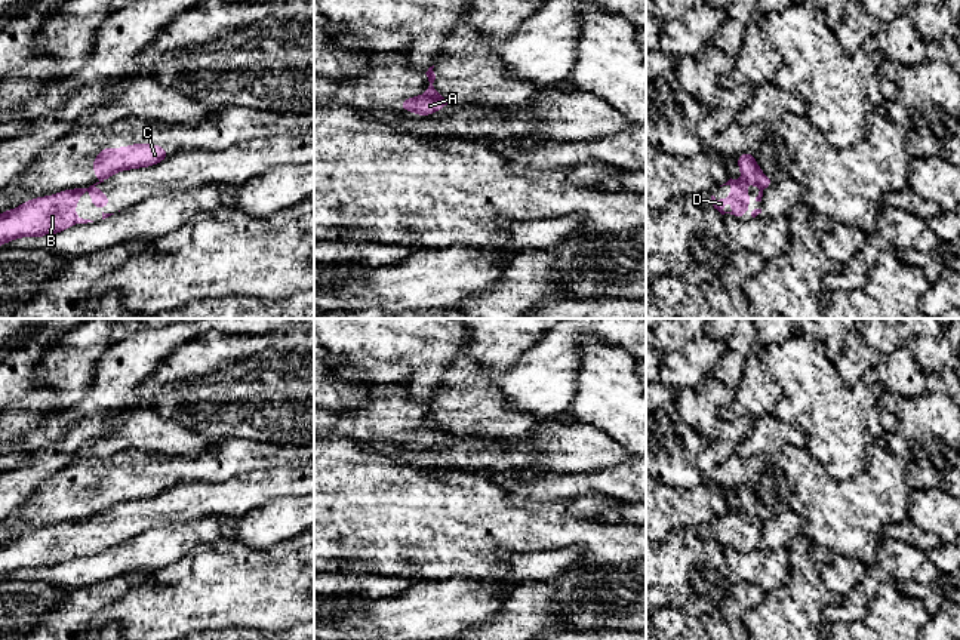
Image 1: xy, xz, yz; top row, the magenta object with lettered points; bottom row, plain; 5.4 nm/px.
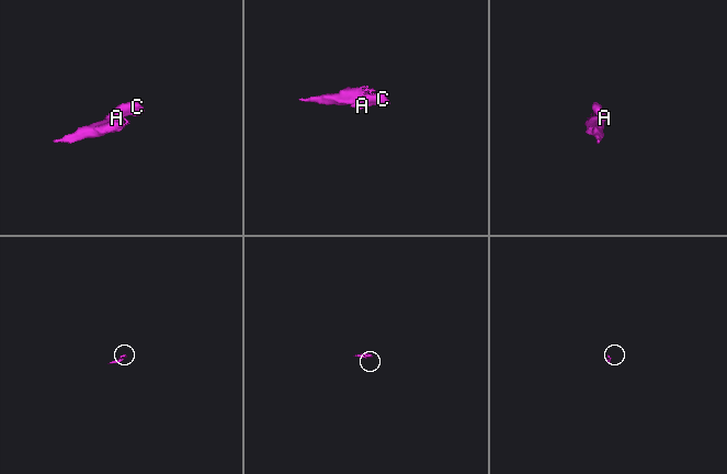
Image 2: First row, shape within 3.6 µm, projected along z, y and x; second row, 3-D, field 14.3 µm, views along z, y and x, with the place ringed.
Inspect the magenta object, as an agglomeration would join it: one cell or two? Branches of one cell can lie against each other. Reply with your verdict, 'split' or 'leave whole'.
split

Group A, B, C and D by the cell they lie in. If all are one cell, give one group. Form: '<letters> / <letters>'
A C / B D

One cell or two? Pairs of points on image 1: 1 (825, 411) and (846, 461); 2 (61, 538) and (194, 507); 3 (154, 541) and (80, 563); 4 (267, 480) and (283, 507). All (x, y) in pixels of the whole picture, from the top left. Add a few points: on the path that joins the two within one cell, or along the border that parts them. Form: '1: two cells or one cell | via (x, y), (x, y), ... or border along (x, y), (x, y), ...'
1: one cell | via (837, 422), (840, 449)
2: one cell | via (94, 535), (123, 520), (162, 510)
3: one cell | via (137, 554), (111, 563), (98, 563)
4: two cells | border along (298, 494), (271, 497), (246, 513)

